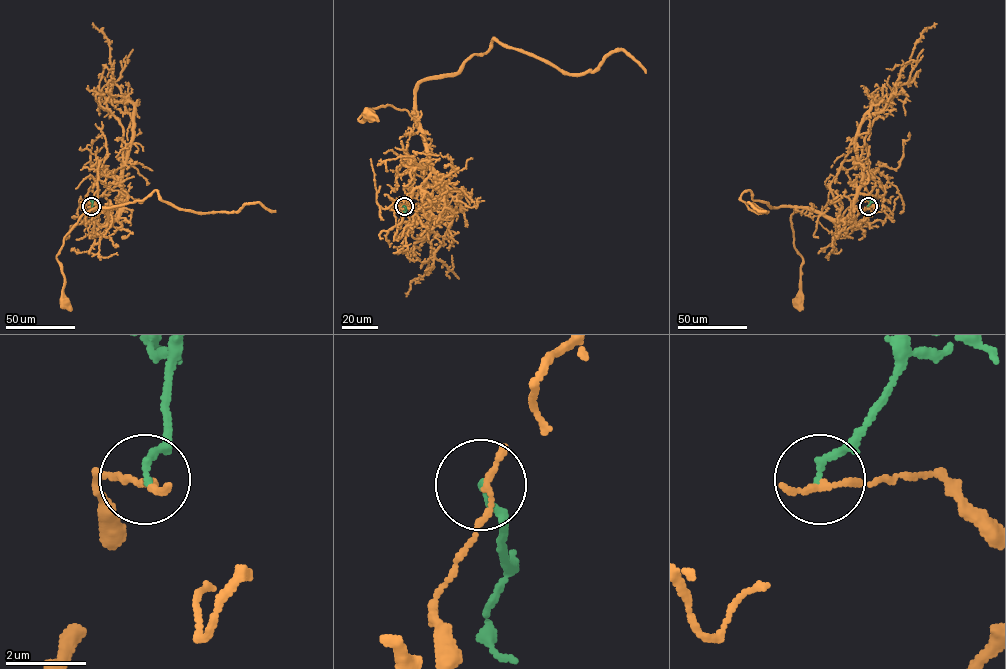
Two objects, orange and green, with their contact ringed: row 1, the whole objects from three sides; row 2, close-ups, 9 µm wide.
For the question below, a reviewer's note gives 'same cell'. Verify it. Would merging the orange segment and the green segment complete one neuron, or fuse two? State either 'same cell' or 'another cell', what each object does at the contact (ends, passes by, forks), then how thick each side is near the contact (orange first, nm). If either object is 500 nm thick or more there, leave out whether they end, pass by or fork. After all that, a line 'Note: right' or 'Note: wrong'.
another cell | orange ends | green ends | 180/190 nm
Note: wrong

